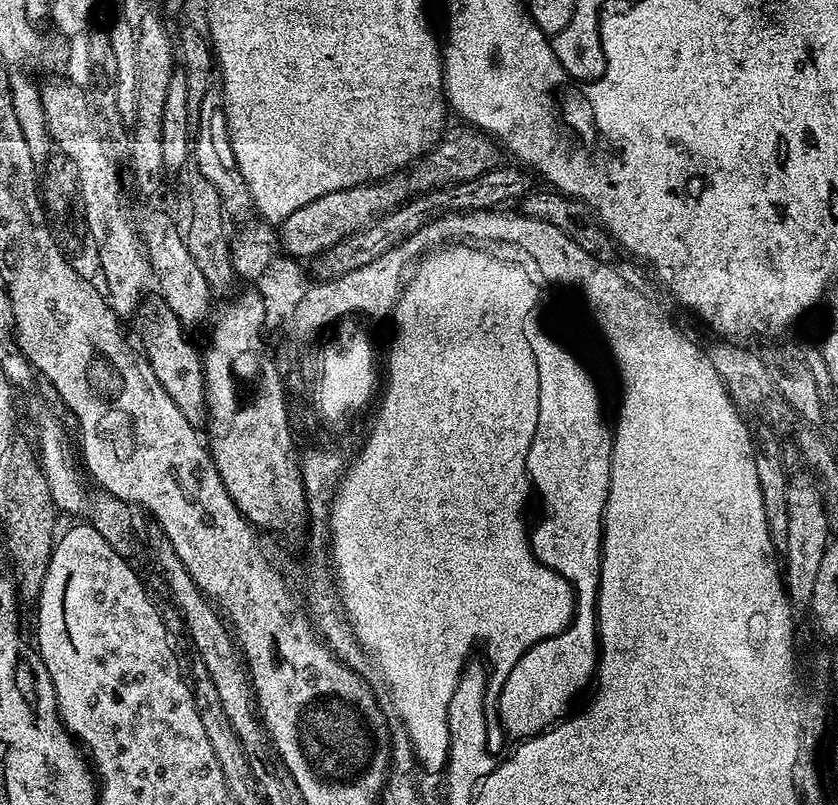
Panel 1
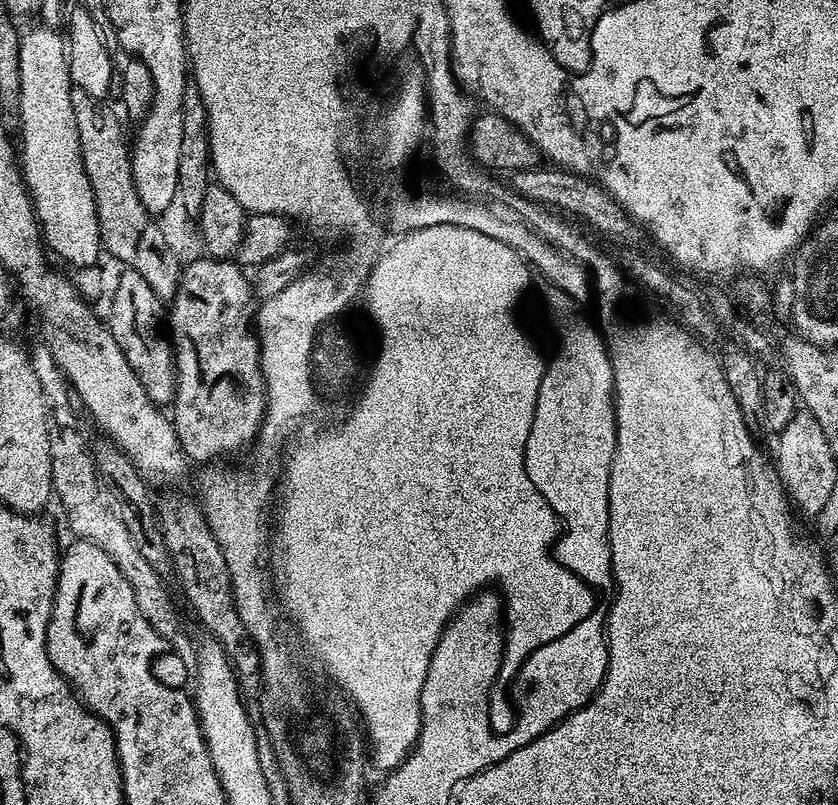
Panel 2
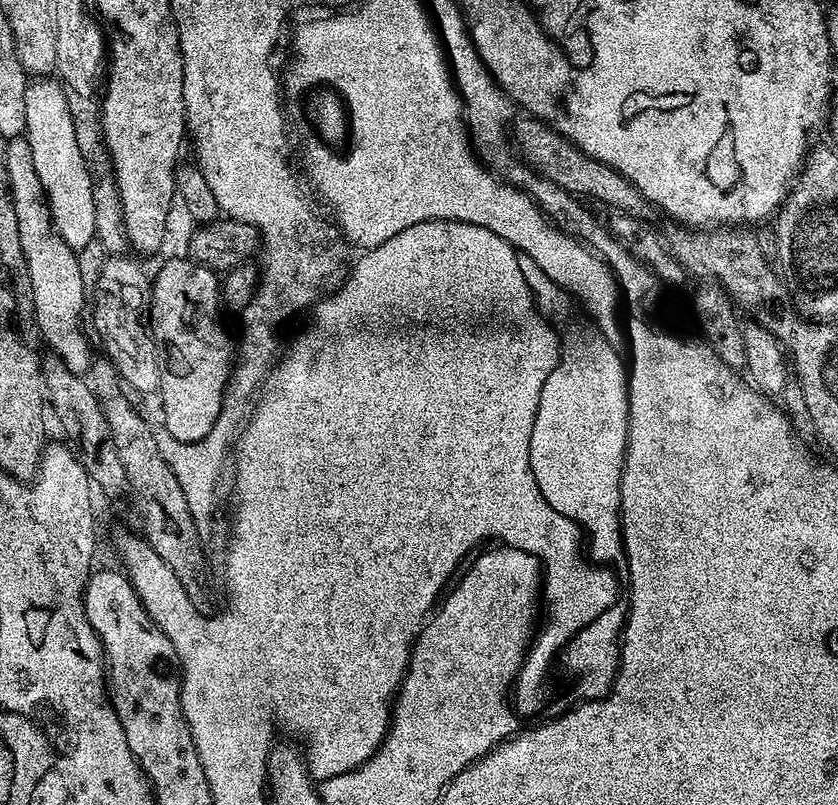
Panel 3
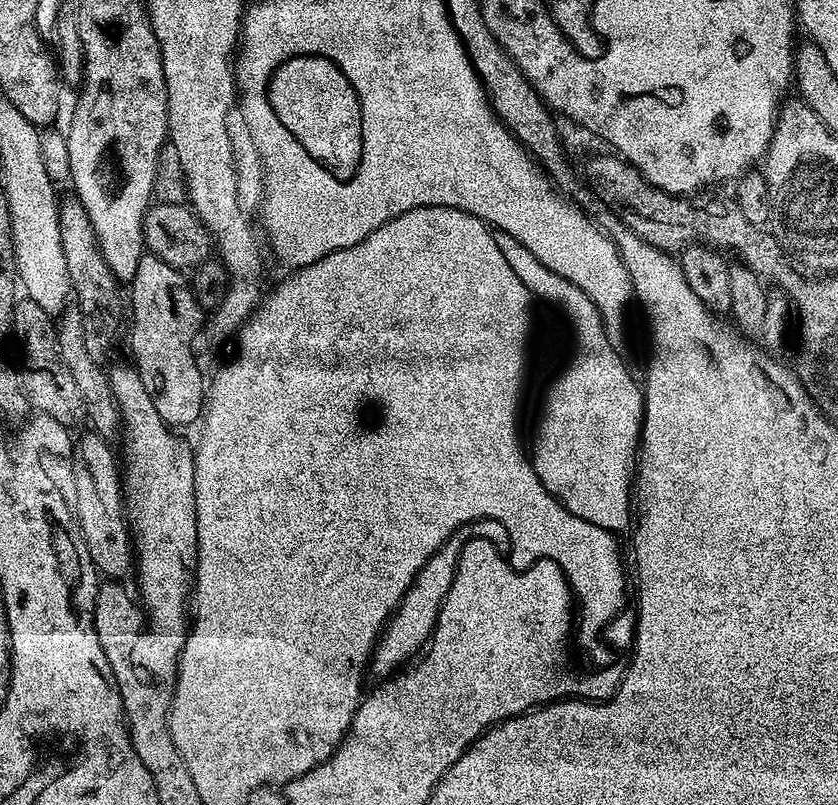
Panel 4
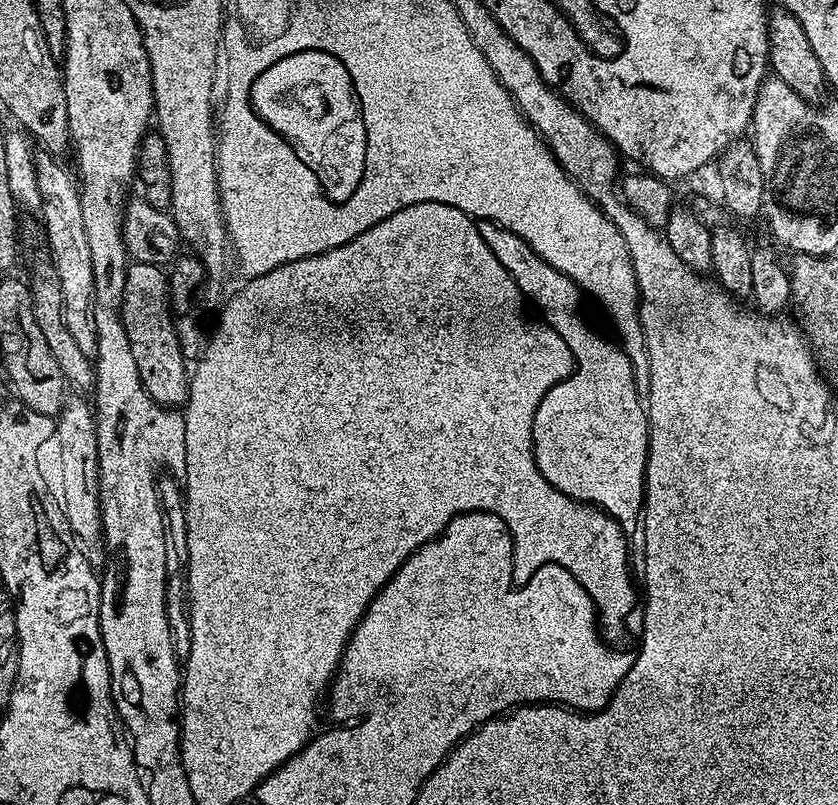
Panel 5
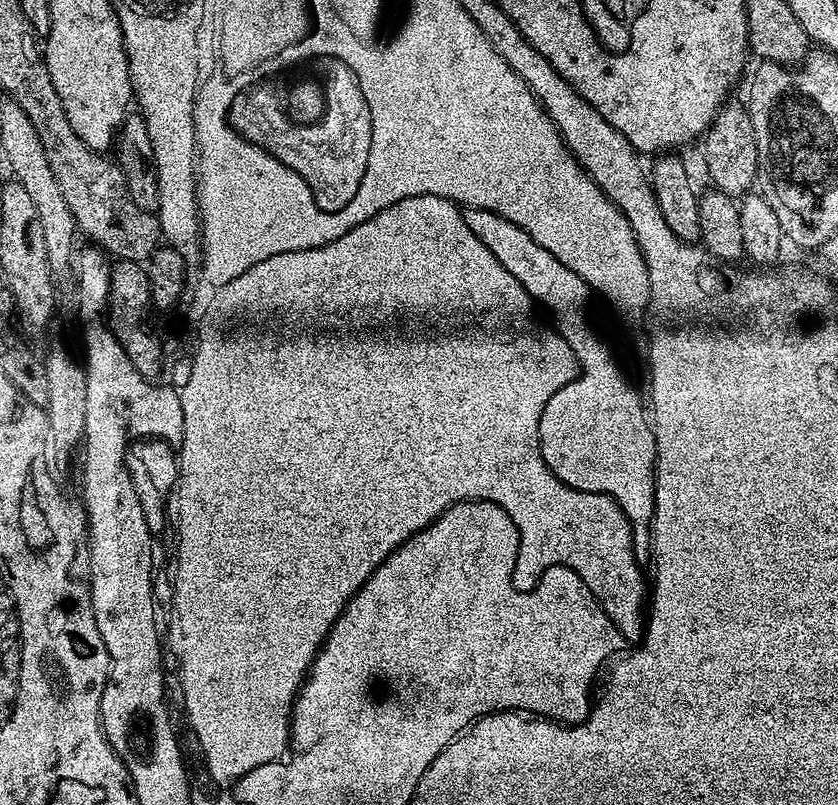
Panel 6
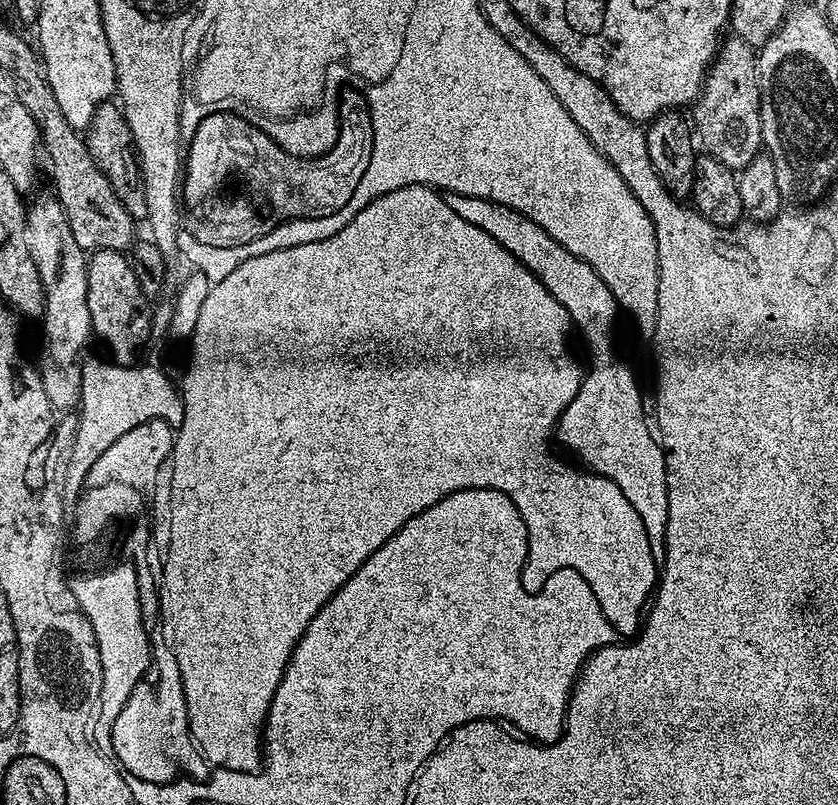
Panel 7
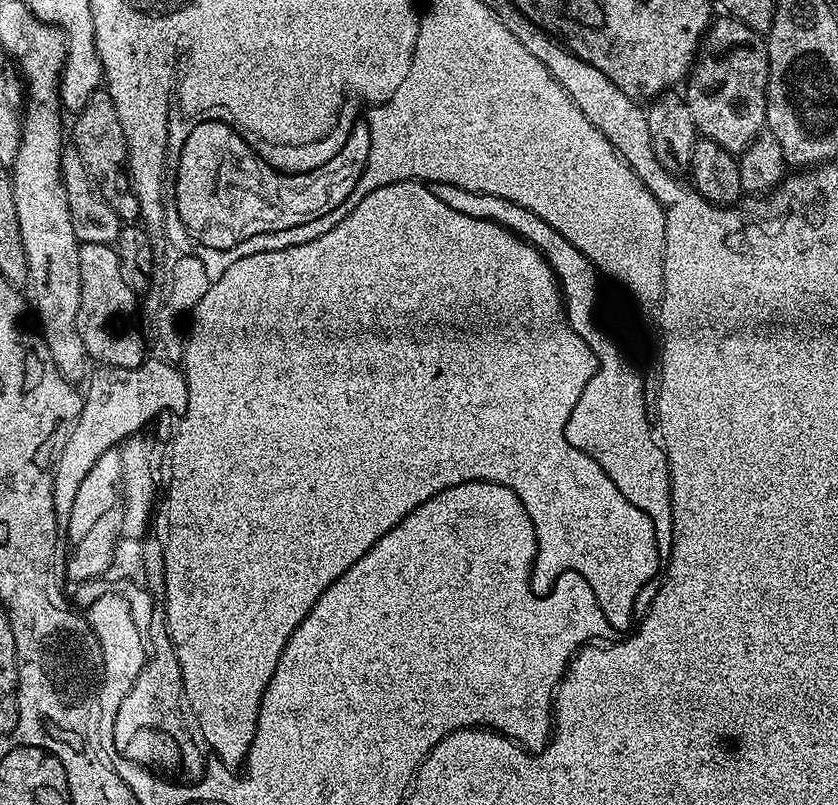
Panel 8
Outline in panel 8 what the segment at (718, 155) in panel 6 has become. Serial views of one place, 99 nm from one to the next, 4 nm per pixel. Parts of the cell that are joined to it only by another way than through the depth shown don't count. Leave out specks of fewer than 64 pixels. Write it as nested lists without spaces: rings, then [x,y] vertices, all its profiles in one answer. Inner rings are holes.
[[[720,14],[708,25],[700,41],[698,55],[686,77],[688,89],[683,89],[684,100],[694,114],[694,126],[703,139],[718,142],[727,152],[741,154],[766,128],[766,90],[768,89],[768,45],[759,32],[750,30],[742,21]]]

